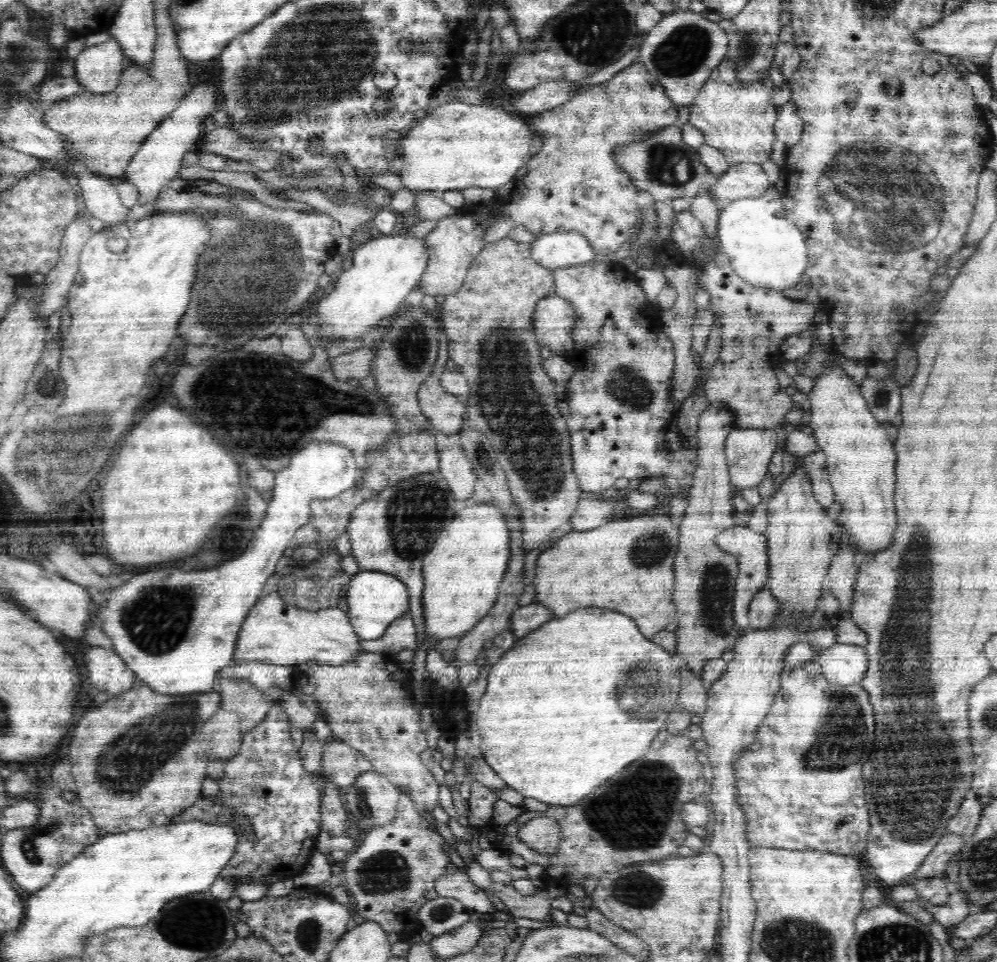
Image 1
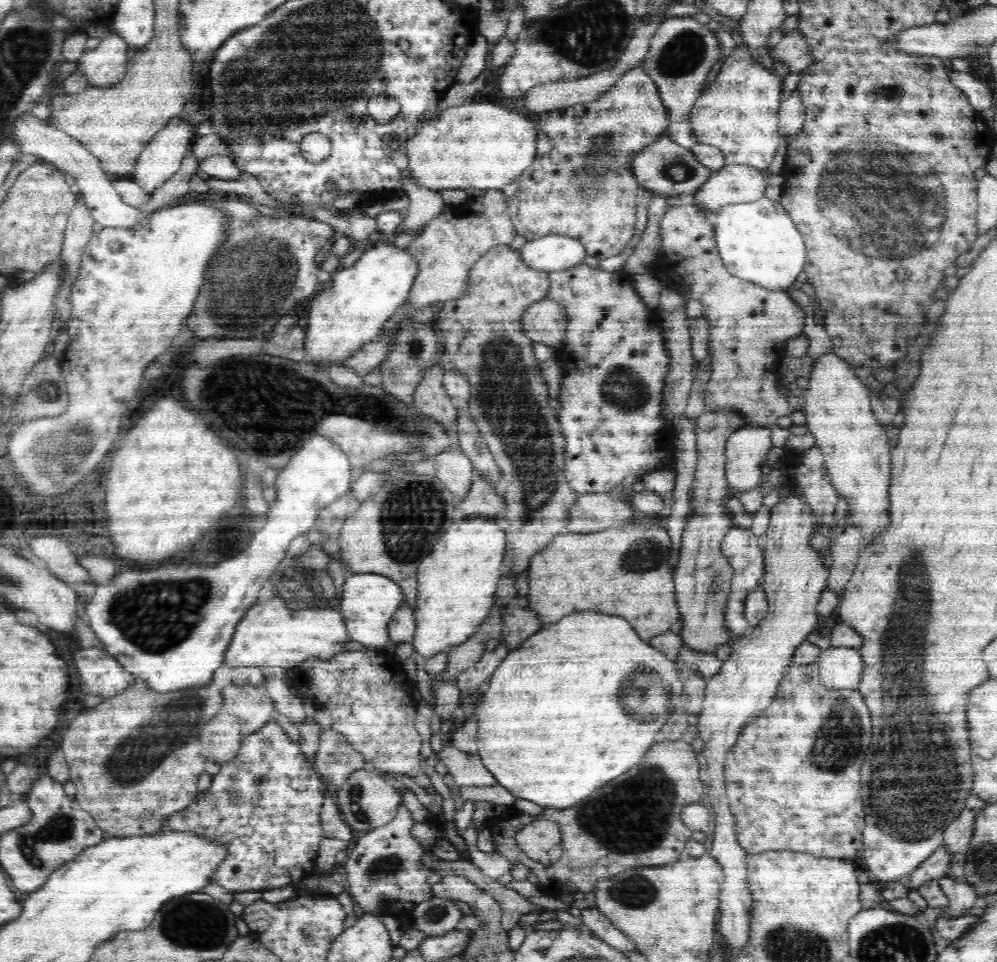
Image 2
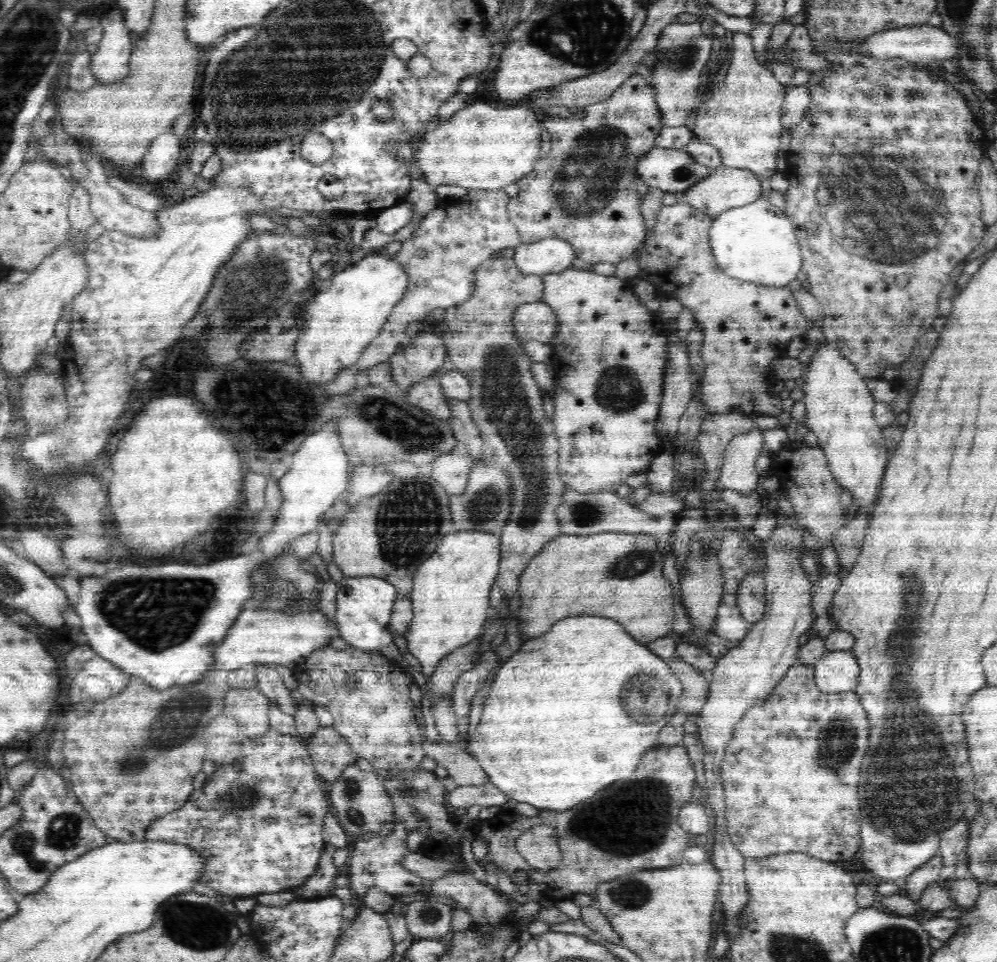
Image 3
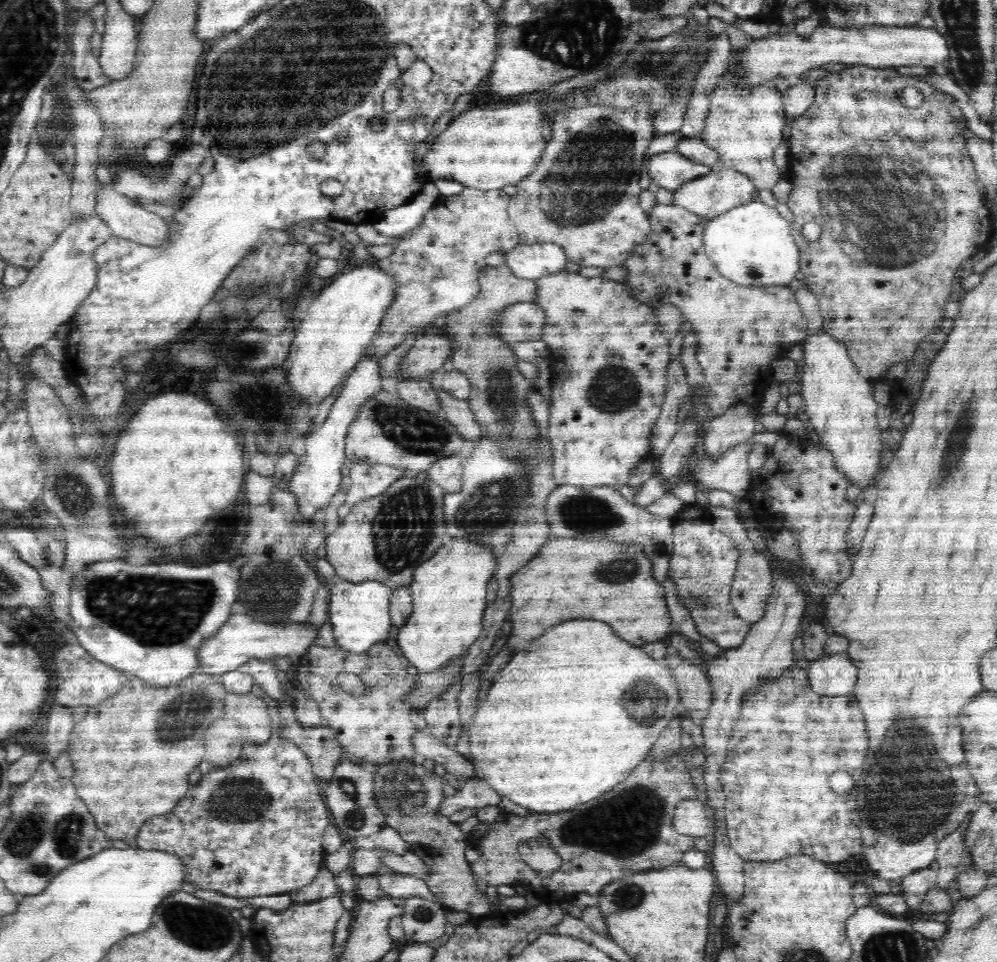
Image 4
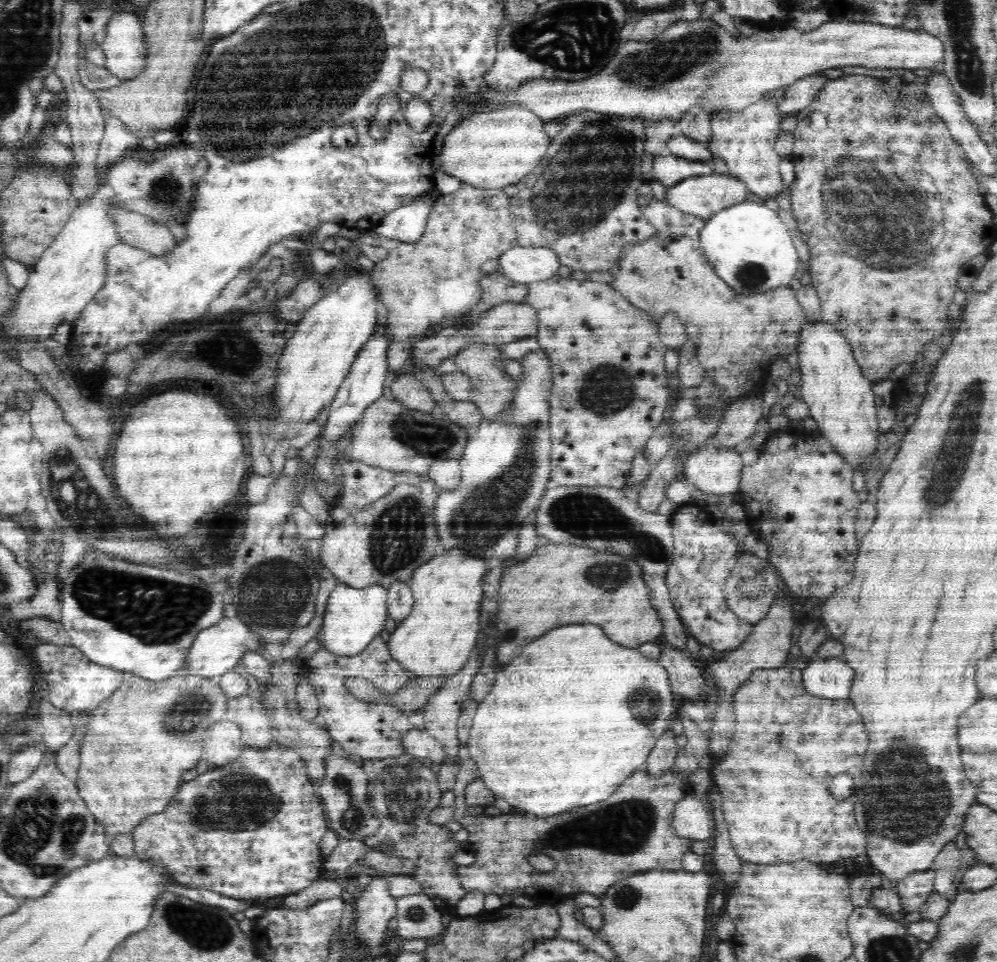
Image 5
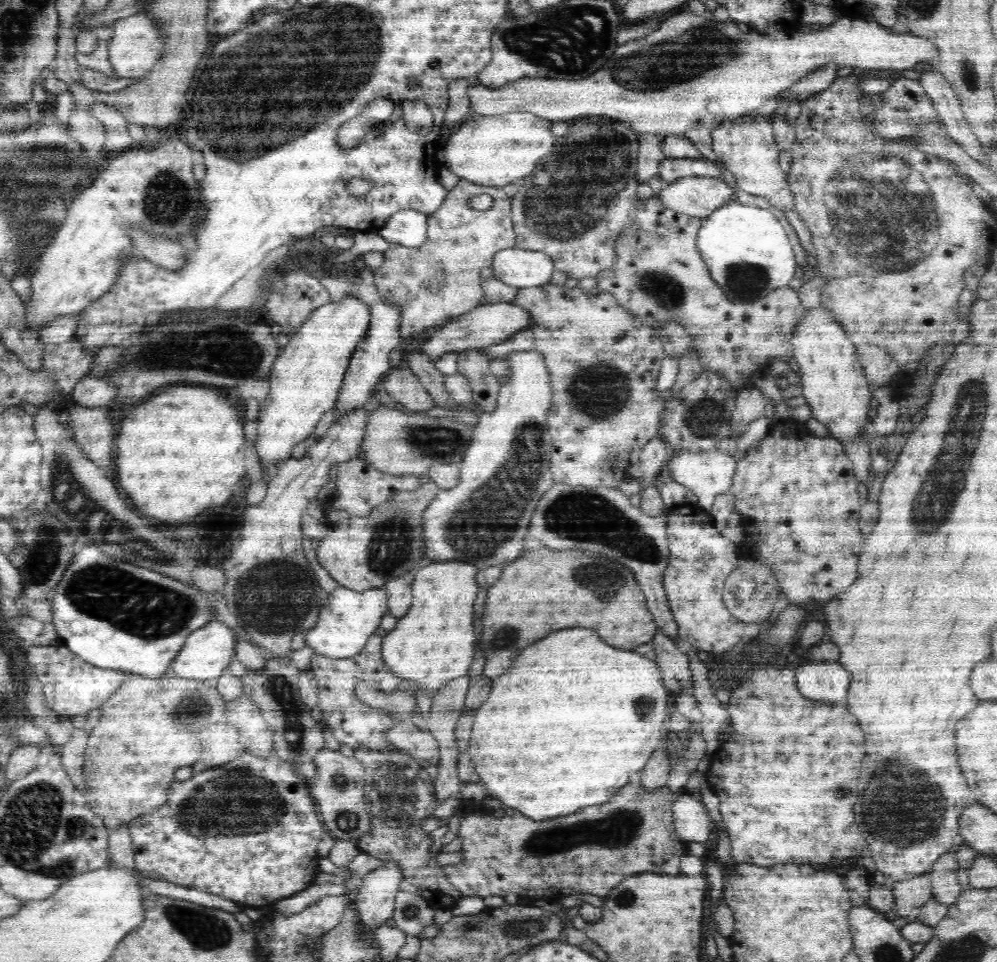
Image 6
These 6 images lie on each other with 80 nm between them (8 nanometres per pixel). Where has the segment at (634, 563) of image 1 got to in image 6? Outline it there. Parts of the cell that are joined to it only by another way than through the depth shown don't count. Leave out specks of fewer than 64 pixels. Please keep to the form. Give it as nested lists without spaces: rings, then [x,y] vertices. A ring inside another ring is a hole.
[[[538,540],[526,544],[523,553],[506,563],[500,578],[494,582],[494,586],[488,590],[484,616],[482,616],[482,632],[479,643],[476,644],[484,655],[483,676],[493,683],[501,674],[504,674],[516,656],[520,652],[534,644],[536,640],[562,630],[572,628],[572,624],[578,624],[582,628],[590,628],[598,633],[598,636],[610,646],[619,647],[622,650],[634,650],[635,646],[650,643],[657,633],[658,625],[648,611],[644,592],[641,591],[632,571],[612,560],[604,560],[604,564],[598,564],[598,556],[574,552],[574,550],[550,550]]]

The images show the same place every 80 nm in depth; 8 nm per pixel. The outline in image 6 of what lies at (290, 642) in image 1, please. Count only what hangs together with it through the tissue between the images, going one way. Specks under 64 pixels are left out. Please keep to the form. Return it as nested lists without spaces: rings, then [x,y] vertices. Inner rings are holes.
[[[210,621],[202,628],[193,630],[178,654],[169,664],[166,675],[174,678],[191,678],[192,680],[216,679],[222,675],[222,670],[230,664],[230,659],[234,654],[234,647],[240,636],[233,632],[222,621]]]

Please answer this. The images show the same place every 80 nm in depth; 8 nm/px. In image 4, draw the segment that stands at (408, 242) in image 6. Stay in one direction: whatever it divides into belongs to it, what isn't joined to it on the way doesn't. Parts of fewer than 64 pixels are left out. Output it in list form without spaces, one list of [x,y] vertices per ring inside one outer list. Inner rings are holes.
[[[425,184],[406,204],[386,211],[382,220],[374,224],[374,228],[384,236],[406,237],[422,224],[422,218],[437,205],[441,197],[434,184]]]

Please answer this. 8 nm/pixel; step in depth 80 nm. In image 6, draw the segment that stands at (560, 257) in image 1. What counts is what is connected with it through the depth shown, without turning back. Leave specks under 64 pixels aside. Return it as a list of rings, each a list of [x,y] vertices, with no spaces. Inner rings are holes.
[[[515,246],[498,252],[491,267],[498,280],[516,288],[548,283],[555,269],[548,255]]]

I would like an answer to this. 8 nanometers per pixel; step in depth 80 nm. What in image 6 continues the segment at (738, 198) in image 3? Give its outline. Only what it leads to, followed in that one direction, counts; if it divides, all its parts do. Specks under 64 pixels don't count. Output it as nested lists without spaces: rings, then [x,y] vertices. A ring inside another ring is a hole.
[[[684,177],[663,185],[656,199],[676,212],[703,219],[730,200],[736,200],[732,187],[722,178]]]

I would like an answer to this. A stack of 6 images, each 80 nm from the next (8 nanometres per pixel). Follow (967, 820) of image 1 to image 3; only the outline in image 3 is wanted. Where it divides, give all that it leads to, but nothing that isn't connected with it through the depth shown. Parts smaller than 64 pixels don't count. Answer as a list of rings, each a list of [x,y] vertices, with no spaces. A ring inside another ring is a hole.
[[[962,818],[950,830],[941,834],[937,854],[942,857],[943,867],[939,874],[939,883],[955,878],[954,868],[960,860],[960,854],[967,850],[968,837],[968,822]]]

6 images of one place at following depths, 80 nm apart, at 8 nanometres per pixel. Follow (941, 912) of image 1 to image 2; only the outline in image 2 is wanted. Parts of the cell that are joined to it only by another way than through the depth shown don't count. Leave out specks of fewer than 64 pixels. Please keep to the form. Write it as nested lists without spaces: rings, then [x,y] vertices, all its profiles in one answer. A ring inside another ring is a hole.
[[[946,876],[936,881],[949,900],[945,914],[941,917],[956,918],[962,916],[975,905],[978,893],[972,885],[964,880],[954,881],[953,877]]]

